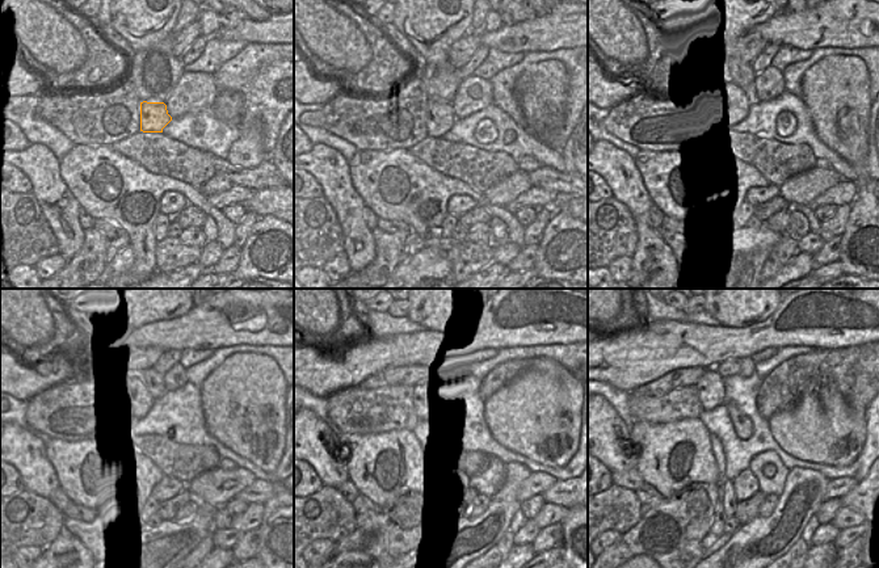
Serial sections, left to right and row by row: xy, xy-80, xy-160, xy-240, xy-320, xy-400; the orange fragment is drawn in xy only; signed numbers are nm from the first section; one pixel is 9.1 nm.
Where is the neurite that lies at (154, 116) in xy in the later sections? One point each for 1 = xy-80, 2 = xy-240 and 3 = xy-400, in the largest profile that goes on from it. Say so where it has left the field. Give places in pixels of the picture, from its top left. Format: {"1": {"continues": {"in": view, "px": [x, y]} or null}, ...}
{"1": {"continues": {"in": "xy-80", "px": [440, 116]}}, "2": {"continues": {"in": "xy-240", "px": [142, 402]}}, "3": {"continues": {"in": "xy-400", "px": [710, 387]}}}

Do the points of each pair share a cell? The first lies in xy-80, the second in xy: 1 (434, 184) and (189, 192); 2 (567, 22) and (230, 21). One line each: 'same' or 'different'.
1: same
2: different

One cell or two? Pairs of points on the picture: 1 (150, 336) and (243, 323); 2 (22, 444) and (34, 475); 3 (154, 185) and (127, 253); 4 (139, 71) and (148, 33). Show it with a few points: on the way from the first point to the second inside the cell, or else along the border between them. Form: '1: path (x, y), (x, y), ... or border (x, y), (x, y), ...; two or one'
1: path (173, 333), (219, 323); one
2: path (25, 451), (34, 467); one
3: border (130, 244), (134, 261), (126, 270), (116, 273); two
4: border (171, 30), (159, 41), (135, 51); two

